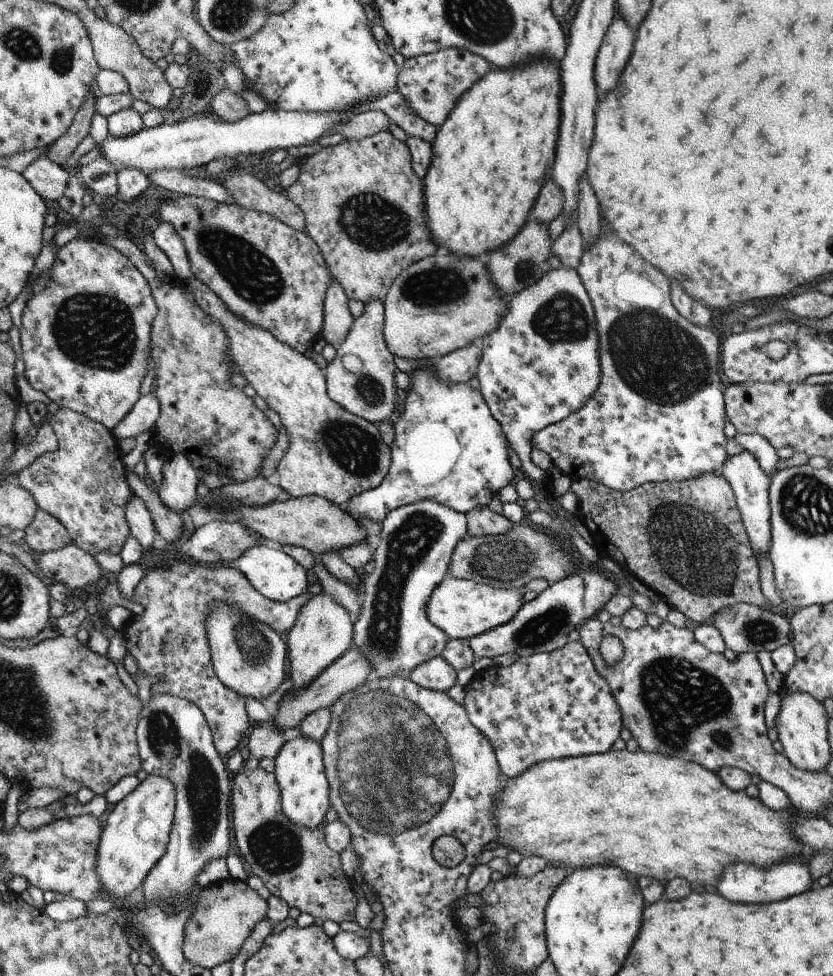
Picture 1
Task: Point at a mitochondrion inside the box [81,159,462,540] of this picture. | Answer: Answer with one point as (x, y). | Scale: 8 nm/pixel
(251, 273)

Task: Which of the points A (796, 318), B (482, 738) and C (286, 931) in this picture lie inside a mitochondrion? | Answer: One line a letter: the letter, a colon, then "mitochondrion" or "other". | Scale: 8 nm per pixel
A: other
B: other
C: other

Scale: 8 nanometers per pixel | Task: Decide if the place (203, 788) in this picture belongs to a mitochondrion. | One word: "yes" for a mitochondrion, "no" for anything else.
yes

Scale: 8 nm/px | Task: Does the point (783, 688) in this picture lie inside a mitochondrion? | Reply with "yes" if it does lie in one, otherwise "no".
no

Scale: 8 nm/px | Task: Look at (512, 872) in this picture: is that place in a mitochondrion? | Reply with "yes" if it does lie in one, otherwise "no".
no

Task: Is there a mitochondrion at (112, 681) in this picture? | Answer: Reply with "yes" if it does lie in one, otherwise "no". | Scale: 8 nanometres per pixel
no

